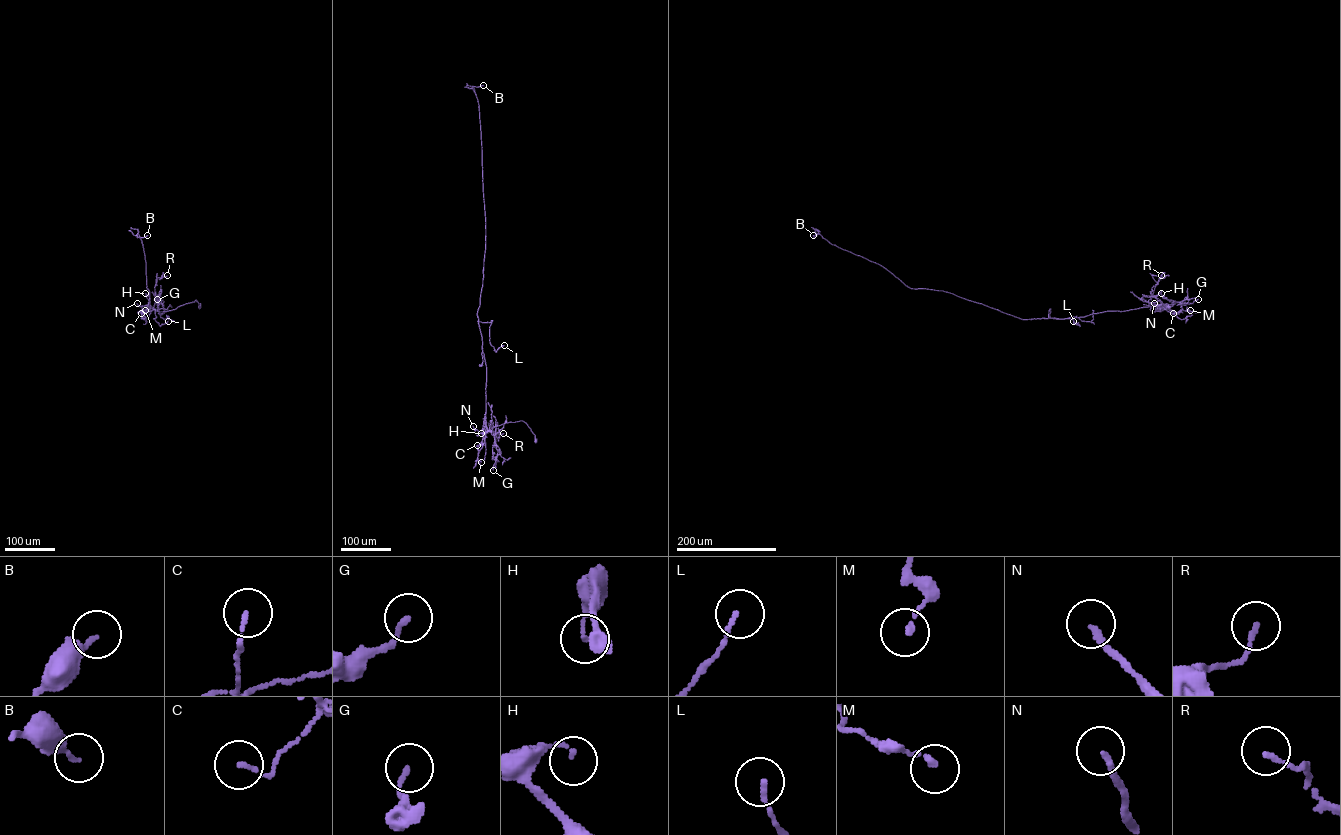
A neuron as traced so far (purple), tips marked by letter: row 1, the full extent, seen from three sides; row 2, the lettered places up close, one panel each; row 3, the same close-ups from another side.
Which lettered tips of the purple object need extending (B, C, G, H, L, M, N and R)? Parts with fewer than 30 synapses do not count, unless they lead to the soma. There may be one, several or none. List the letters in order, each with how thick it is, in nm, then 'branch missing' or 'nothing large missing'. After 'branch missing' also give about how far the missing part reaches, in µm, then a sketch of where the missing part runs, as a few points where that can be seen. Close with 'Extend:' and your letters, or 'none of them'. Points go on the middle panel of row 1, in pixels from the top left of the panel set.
B: 190 nm | nothing large missing
C: 110 nm | nothing large missing
G: 160 nm | nothing large missing
H: 130 nm | nothing large missing
L: 130 nm | nothing large missing
M: 160 nm | nothing large missing
N: 190 nm | nothing large missing
R: 150 nm | nothing large missing
Extend: none of them

